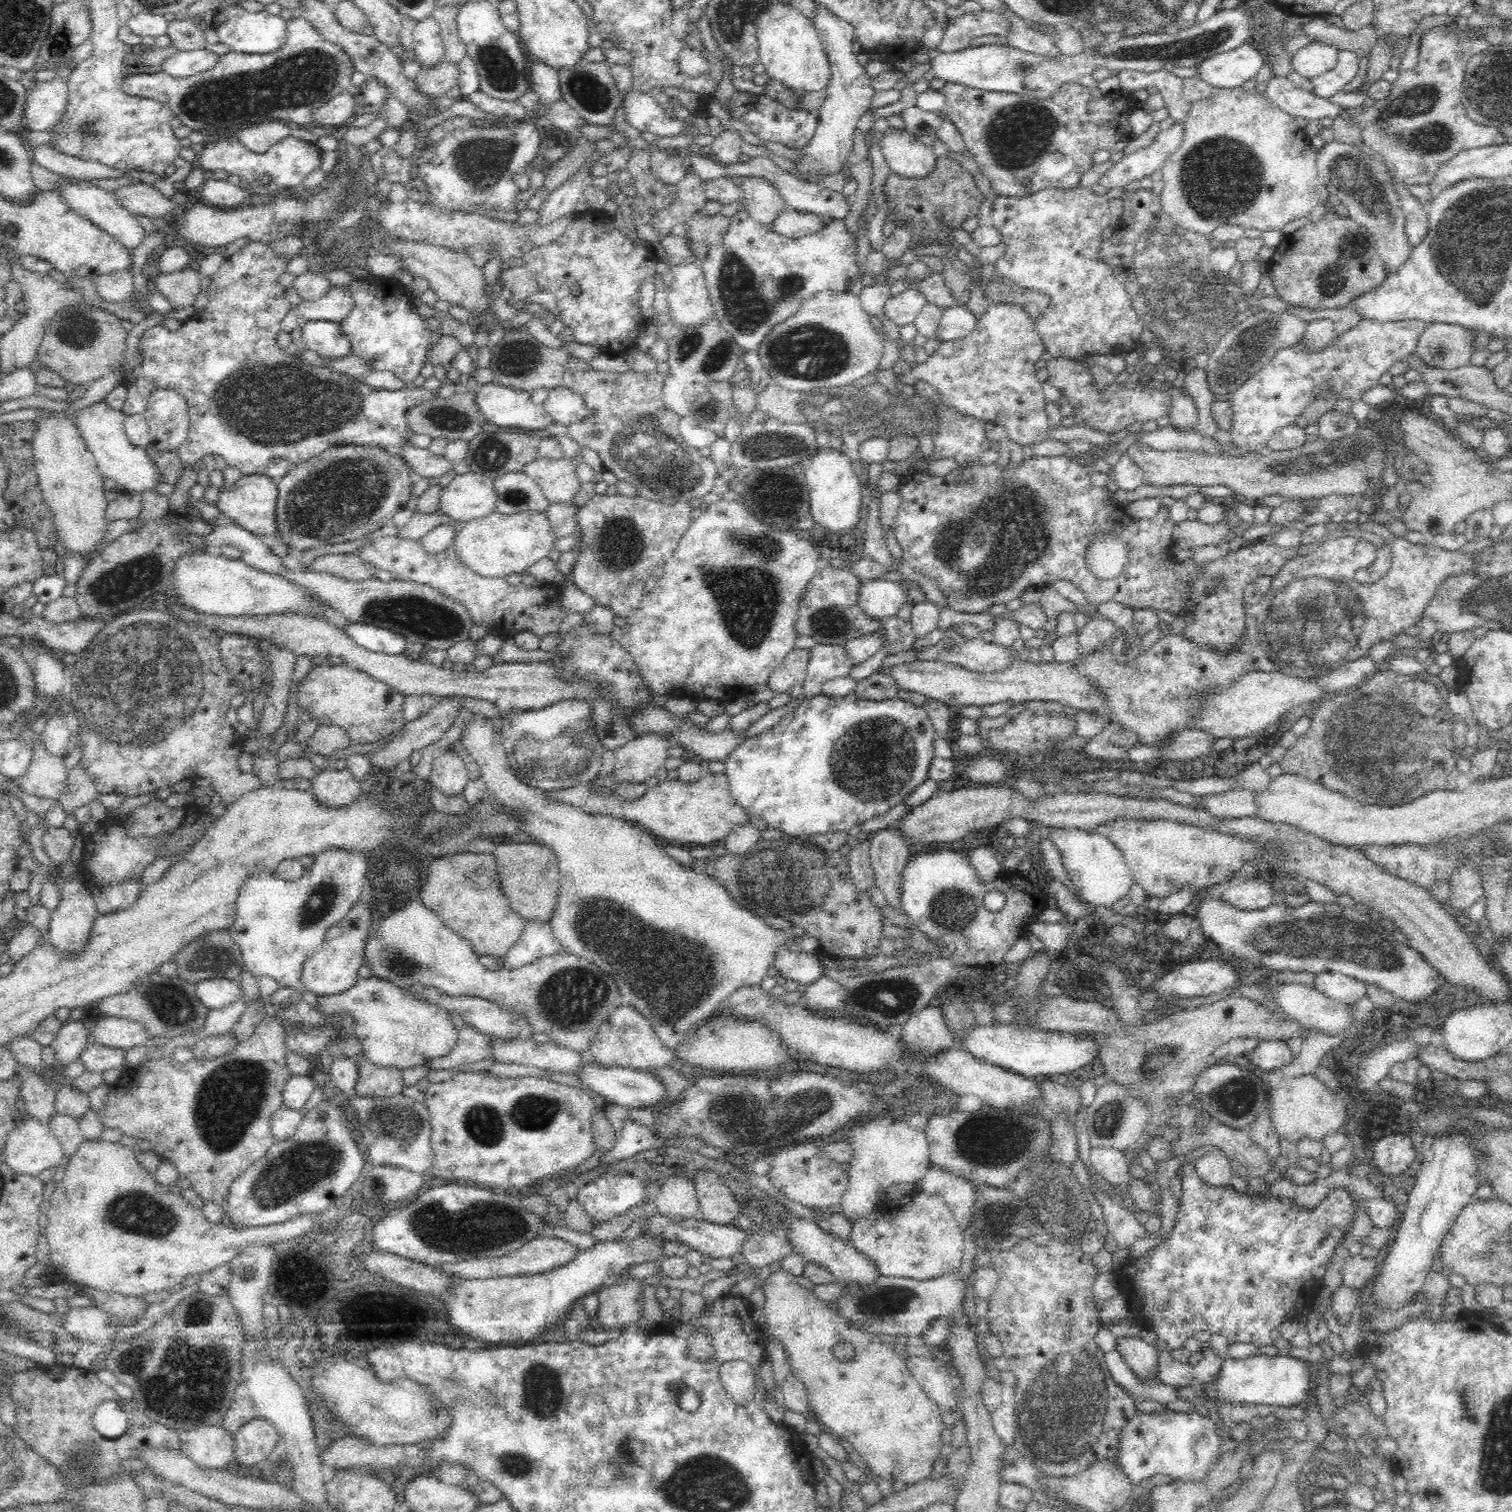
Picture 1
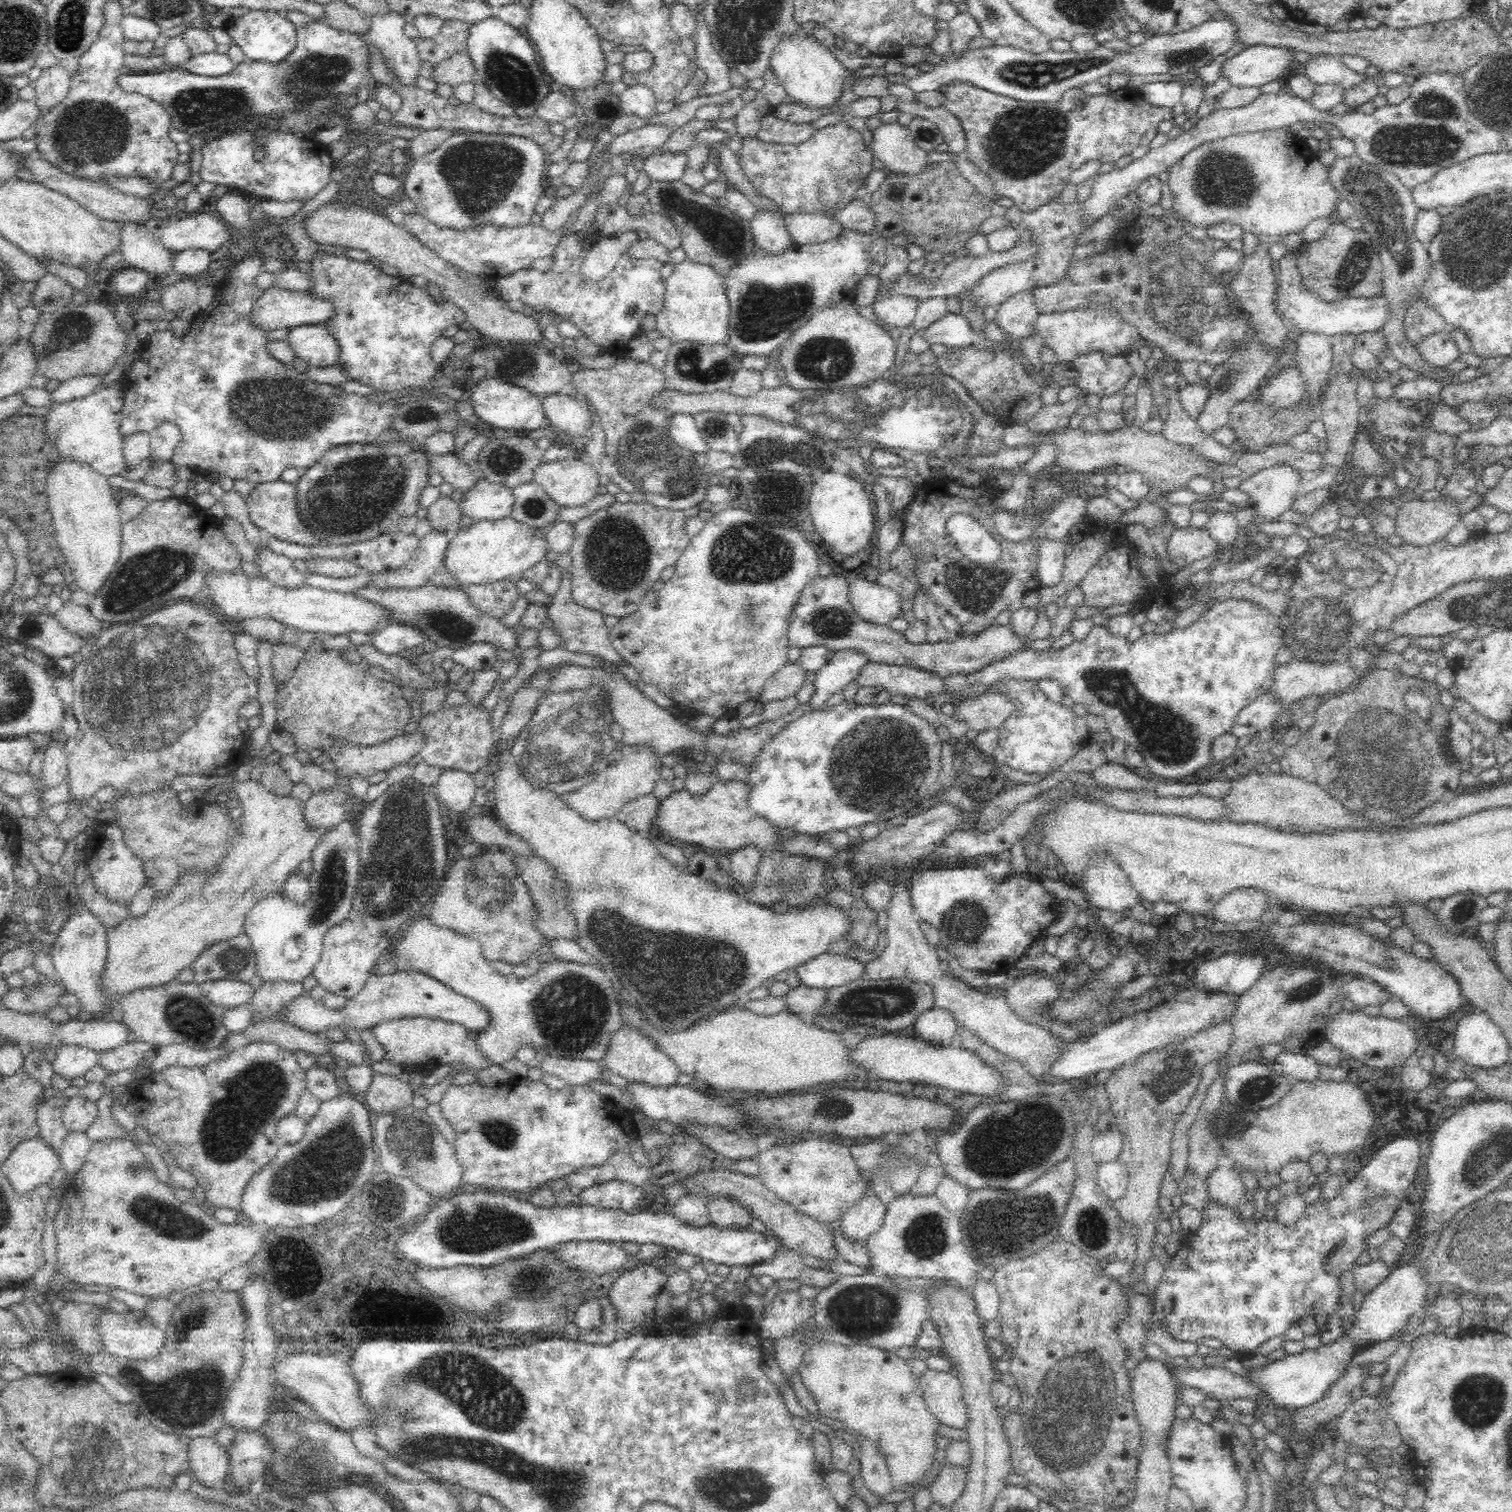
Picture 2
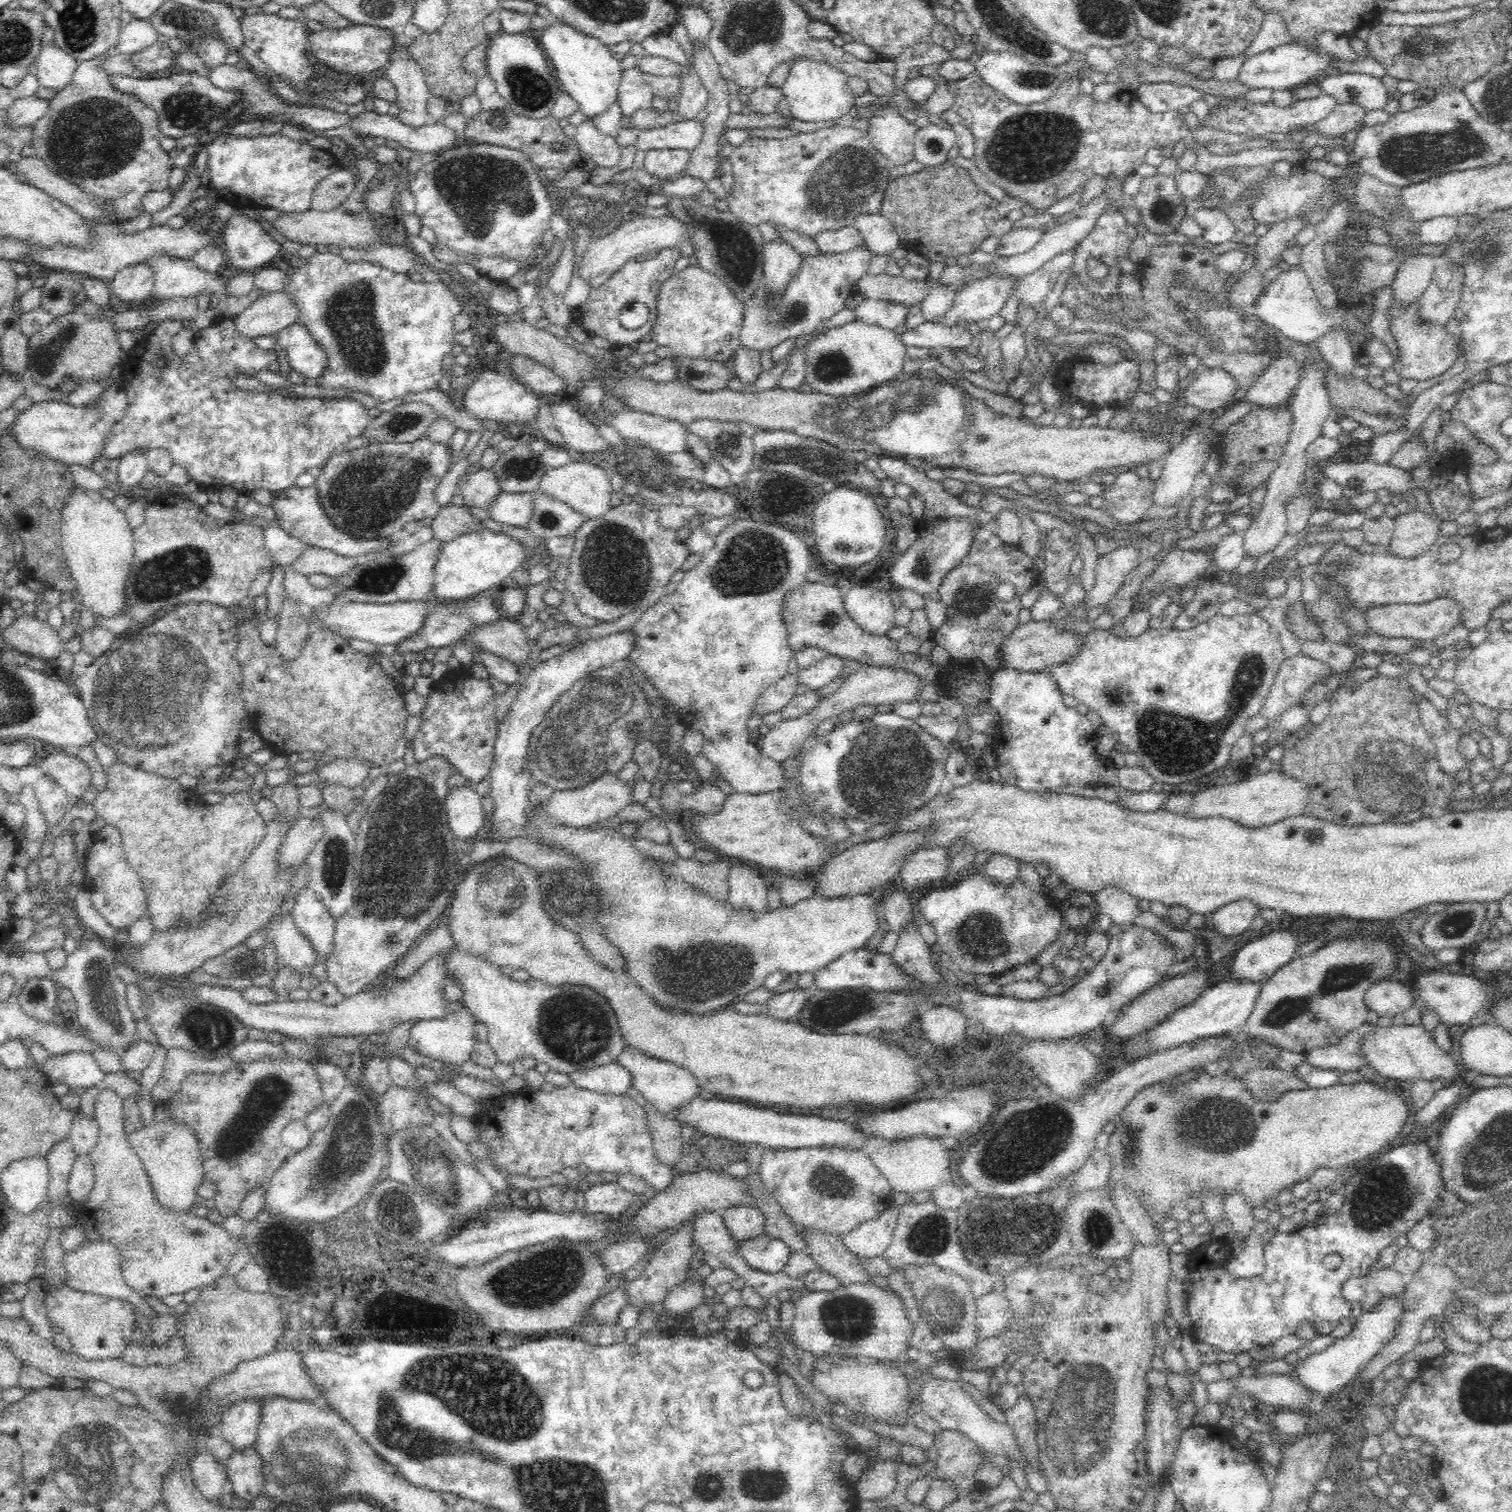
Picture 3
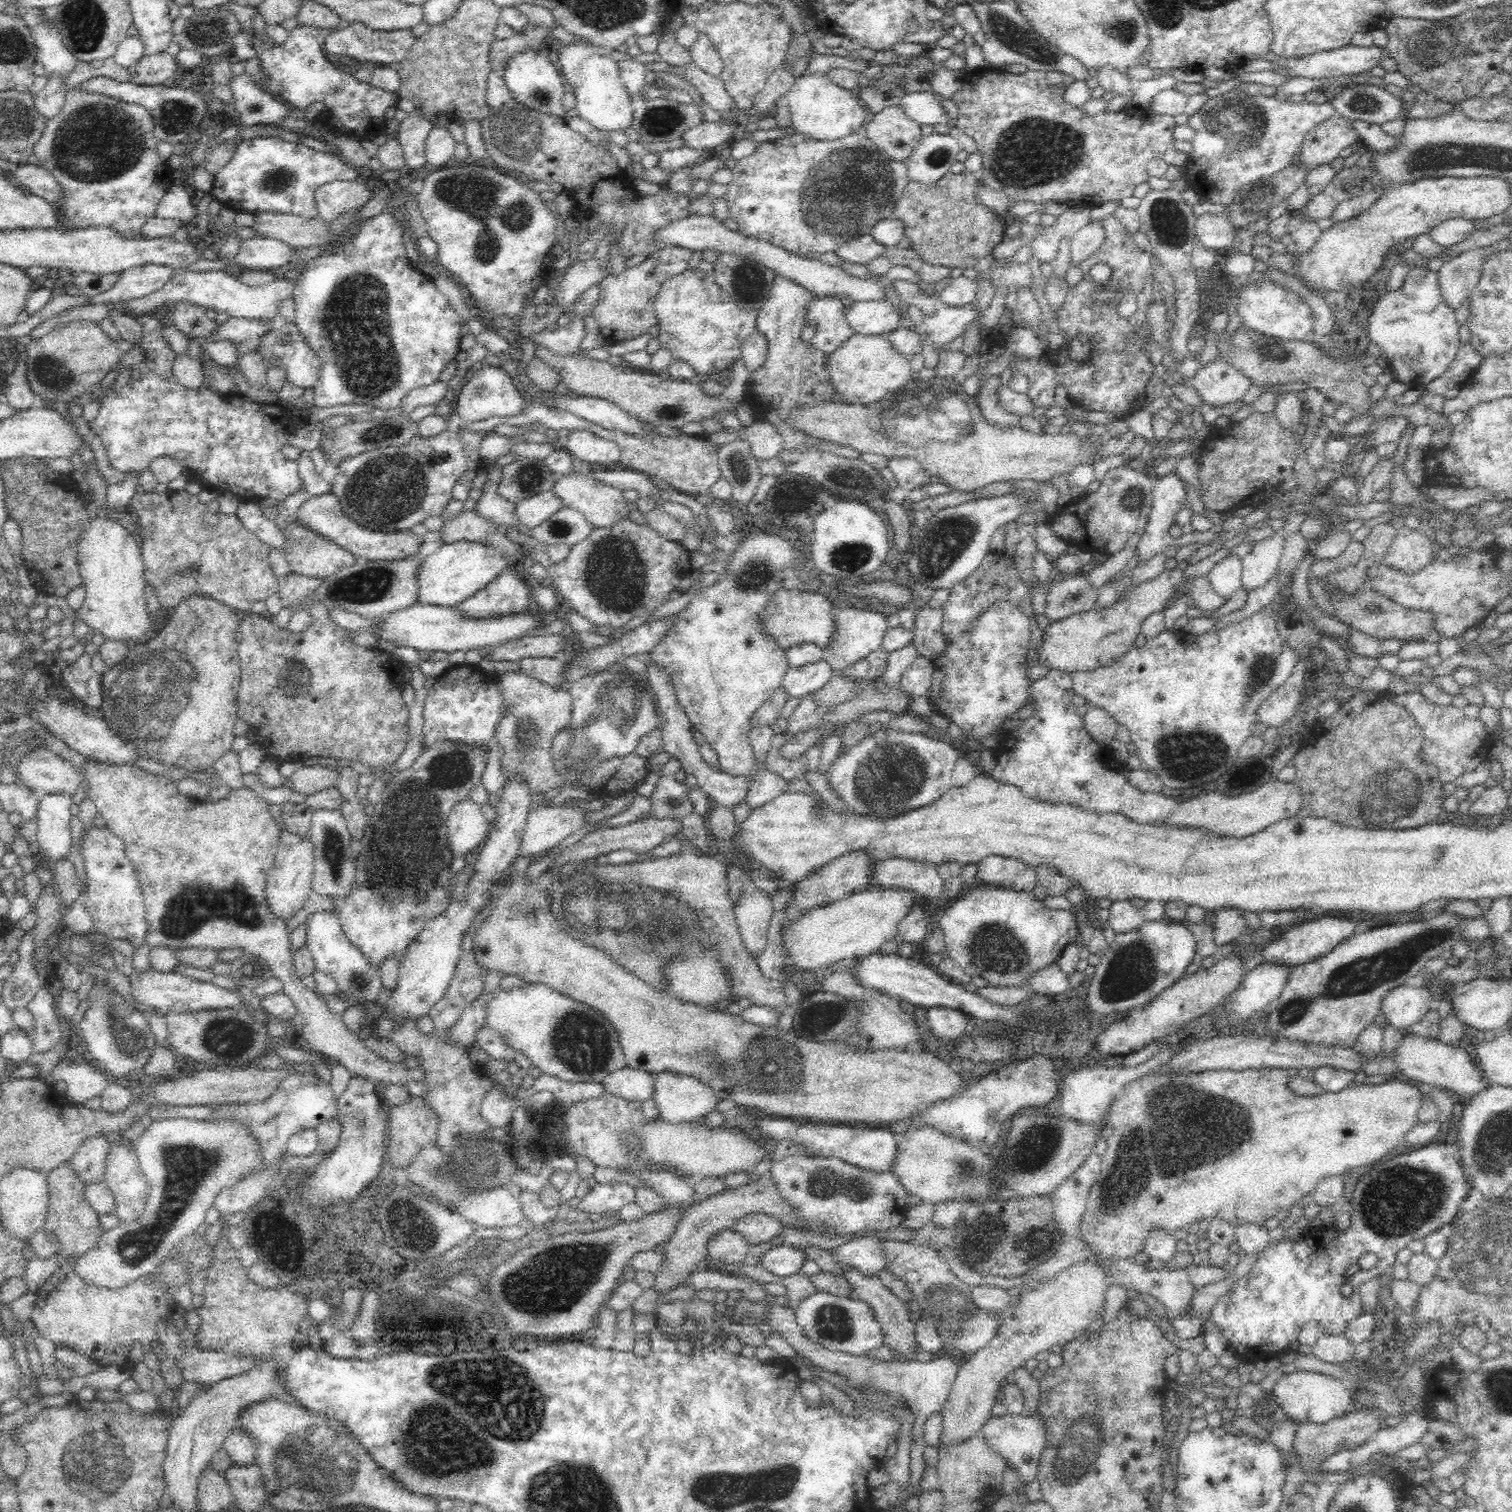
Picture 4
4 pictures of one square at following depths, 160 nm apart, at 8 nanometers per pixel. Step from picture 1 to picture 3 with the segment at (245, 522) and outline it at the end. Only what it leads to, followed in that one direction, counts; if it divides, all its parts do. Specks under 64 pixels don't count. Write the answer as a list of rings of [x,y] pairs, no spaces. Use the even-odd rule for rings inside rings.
[[[294,485],[290,488],[285,488],[283,491],[271,492],[270,507],[276,514],[278,526],[288,536],[301,540],[305,545],[323,548],[342,556],[356,557],[361,560],[364,558],[364,555],[383,551],[390,542],[390,540],[386,540],[386,542],[381,542],[381,540],[360,540],[338,530],[326,518],[324,511],[320,509],[320,501],[318,501],[317,492],[313,485],[308,487],[297,487]]]

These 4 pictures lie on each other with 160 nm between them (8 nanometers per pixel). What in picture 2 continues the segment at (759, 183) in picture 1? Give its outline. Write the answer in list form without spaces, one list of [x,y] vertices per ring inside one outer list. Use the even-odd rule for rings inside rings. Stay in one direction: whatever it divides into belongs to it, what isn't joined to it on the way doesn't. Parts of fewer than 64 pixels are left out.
[[[756,207],[756,212],[749,221],[754,242],[770,256],[778,256],[793,245],[782,214],[780,209],[766,210]]]

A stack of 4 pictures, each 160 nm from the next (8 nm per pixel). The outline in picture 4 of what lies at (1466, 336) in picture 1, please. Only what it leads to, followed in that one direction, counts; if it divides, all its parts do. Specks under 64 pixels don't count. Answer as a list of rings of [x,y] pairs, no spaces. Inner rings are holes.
[[[1424,267],[1411,268],[1402,288],[1396,291],[1387,291],[1376,302],[1376,306],[1369,316],[1368,326],[1366,326],[1368,339],[1380,347],[1383,355],[1390,360],[1396,381],[1400,381],[1402,384],[1410,384],[1410,382],[1424,384],[1440,378],[1458,354],[1458,347],[1462,343],[1459,337],[1460,325],[1458,325],[1454,313],[1452,309],[1448,309],[1448,305],[1440,297],[1436,273]]]

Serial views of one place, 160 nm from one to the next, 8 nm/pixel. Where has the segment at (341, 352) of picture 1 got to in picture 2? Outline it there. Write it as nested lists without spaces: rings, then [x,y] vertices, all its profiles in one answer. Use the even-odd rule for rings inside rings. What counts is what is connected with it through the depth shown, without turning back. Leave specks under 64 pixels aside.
[[[309,324],[290,329],[288,343],[292,345],[295,357],[309,366],[326,368],[336,365],[341,354],[340,345],[327,324]]]

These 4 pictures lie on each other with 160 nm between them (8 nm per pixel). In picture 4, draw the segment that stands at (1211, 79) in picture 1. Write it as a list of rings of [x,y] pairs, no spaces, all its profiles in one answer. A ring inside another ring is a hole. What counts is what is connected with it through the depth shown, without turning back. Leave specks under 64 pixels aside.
[[[1350,44],[1331,51],[1322,51],[1304,56],[1291,56],[1278,58],[1272,61],[1276,66],[1276,74],[1280,74],[1287,81],[1292,79],[1308,79],[1308,80],[1324,80],[1336,78],[1336,76],[1349,76],[1363,72],[1368,72],[1374,67],[1380,66],[1382,60],[1387,57],[1387,54],[1381,52],[1382,47],[1373,45],[1372,47],[1359,46]]]

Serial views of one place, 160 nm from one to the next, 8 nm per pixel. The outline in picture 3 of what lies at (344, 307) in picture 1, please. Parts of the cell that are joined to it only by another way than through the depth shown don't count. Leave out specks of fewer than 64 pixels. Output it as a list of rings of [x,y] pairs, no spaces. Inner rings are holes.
[[[286,290],[265,293],[236,316],[236,328],[250,338],[275,336],[288,326],[298,323],[298,310],[294,298]]]

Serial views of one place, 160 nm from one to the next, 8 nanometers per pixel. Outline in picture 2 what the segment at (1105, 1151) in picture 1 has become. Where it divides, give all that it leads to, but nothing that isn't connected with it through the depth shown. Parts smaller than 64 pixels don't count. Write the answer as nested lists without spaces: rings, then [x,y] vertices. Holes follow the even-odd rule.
[[[1120,1159],[1097,1164],[1096,1178],[1100,1191],[1111,1202],[1120,1200],[1126,1194],[1128,1174],[1126,1165]]]

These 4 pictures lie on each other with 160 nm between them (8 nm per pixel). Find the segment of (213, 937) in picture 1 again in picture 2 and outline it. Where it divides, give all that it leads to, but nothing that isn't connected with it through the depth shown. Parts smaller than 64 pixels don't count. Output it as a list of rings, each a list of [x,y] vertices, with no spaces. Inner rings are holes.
[[[242,933],[211,944],[198,954],[189,968],[196,973],[194,983],[222,979],[249,983],[255,976],[255,956],[249,938]]]

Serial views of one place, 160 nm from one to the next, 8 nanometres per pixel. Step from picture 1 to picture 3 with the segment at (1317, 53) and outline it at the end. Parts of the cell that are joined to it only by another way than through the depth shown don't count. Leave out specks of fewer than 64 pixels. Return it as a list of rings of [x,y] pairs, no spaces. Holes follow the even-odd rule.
[[[1336,72],[1320,76],[1315,83],[1322,93],[1328,93],[1337,103],[1355,101],[1367,110],[1385,110],[1392,98],[1382,80],[1362,72]]]

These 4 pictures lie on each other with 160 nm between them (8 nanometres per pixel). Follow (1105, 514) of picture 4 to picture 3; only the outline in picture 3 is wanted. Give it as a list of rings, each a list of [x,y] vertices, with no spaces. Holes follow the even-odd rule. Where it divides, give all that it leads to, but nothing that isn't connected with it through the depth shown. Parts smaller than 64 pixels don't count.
[[[1134,471],[1119,473],[1114,482],[1107,486],[1102,494],[1105,503],[1102,511],[1124,524],[1141,521],[1151,505],[1154,504],[1152,502],[1154,491],[1155,481],[1149,477],[1140,477]]]

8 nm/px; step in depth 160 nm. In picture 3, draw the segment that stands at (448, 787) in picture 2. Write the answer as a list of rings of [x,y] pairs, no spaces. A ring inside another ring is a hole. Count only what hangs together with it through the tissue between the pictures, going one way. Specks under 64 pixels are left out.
[[[452,786],[445,796],[446,826],[454,838],[473,841],[488,821],[481,796],[470,786]]]

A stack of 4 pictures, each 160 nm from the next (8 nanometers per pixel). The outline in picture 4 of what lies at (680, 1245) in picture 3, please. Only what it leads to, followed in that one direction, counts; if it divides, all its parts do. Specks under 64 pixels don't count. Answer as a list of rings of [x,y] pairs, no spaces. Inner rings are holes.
[[[767,1169],[763,1170],[762,1179],[758,1183],[750,1183],[736,1188],[734,1190],[725,1190],[718,1195],[704,1199],[702,1202],[697,1202],[692,1208],[688,1208],[687,1212],[682,1216],[680,1223],[672,1233],[669,1241],[664,1244],[666,1252],[664,1252],[664,1263],[659,1268],[659,1271],[654,1274],[655,1279],[652,1285],[652,1290],[660,1296],[664,1292],[674,1290],[676,1286],[684,1284],[688,1280],[688,1276],[696,1270],[696,1265],[699,1262],[707,1260],[708,1240],[719,1230],[734,1228],[734,1224],[752,1214],[752,1212],[762,1212],[768,1214],[784,1225],[784,1227],[792,1227],[799,1230],[808,1230],[797,1219],[792,1209],[785,1204],[785,1201],[778,1195],[776,1185],[773,1184],[772,1178],[769,1176]]]

